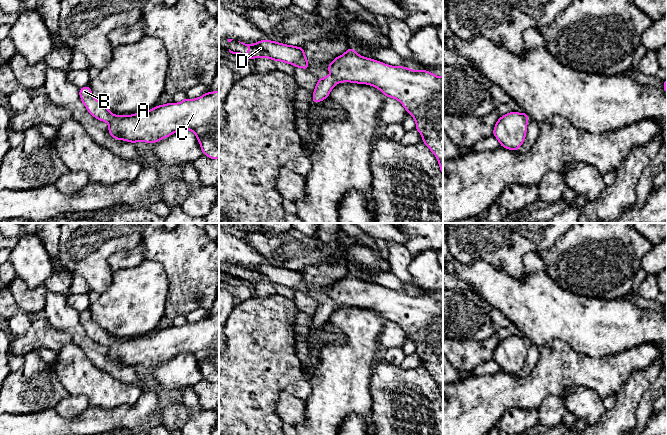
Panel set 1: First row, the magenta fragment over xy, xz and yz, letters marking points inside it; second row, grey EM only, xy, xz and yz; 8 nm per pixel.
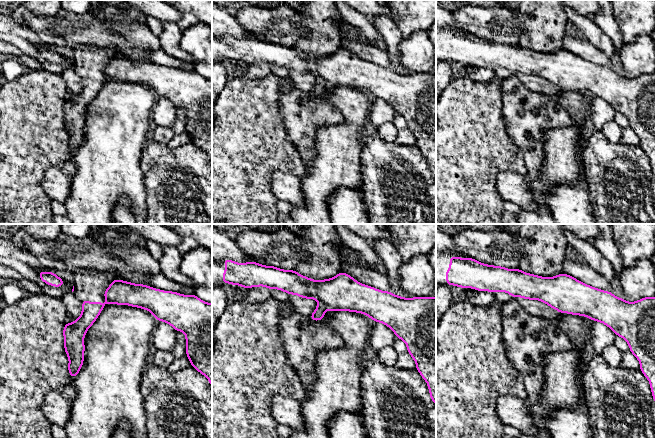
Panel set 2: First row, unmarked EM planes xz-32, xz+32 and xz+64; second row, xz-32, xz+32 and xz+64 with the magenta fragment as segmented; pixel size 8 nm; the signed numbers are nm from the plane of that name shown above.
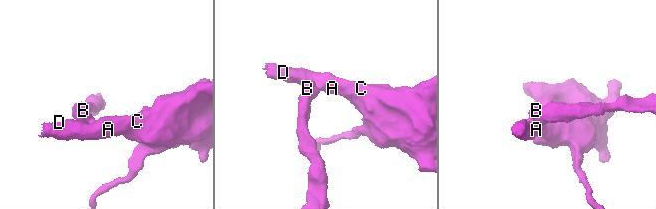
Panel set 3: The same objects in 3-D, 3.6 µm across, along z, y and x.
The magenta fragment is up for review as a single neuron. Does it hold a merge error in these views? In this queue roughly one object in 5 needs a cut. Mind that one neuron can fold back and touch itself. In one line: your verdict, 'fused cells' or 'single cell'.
fused cells

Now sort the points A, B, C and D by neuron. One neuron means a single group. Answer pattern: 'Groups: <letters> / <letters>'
Groups: A C D / B

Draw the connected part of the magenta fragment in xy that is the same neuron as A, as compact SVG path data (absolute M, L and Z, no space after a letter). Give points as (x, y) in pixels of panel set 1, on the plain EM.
M219 315L206 316L195 323L185 322L180 327L158 329L131 339L113 339L108 348L108 356L114 363L133 368L138 365L157 367L177 355L188 353L196 359L205 380L219 383Z

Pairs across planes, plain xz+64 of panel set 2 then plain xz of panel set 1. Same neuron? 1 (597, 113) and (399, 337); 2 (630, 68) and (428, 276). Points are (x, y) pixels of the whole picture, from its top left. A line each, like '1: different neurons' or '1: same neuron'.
1: same neuron
2: same neuron

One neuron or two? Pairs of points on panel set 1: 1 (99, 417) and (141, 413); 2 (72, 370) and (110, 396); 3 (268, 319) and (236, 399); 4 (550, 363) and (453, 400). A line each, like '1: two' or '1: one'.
1: one
2: one
3: one
4: one

